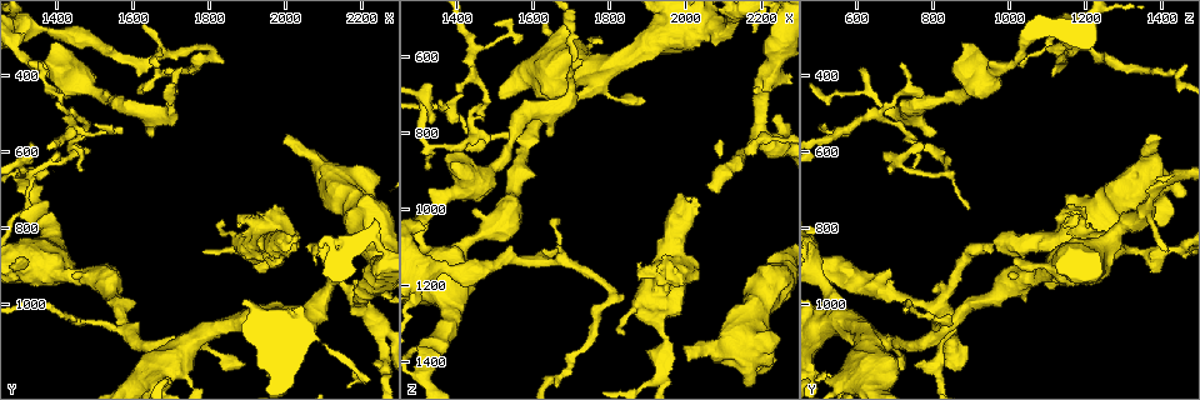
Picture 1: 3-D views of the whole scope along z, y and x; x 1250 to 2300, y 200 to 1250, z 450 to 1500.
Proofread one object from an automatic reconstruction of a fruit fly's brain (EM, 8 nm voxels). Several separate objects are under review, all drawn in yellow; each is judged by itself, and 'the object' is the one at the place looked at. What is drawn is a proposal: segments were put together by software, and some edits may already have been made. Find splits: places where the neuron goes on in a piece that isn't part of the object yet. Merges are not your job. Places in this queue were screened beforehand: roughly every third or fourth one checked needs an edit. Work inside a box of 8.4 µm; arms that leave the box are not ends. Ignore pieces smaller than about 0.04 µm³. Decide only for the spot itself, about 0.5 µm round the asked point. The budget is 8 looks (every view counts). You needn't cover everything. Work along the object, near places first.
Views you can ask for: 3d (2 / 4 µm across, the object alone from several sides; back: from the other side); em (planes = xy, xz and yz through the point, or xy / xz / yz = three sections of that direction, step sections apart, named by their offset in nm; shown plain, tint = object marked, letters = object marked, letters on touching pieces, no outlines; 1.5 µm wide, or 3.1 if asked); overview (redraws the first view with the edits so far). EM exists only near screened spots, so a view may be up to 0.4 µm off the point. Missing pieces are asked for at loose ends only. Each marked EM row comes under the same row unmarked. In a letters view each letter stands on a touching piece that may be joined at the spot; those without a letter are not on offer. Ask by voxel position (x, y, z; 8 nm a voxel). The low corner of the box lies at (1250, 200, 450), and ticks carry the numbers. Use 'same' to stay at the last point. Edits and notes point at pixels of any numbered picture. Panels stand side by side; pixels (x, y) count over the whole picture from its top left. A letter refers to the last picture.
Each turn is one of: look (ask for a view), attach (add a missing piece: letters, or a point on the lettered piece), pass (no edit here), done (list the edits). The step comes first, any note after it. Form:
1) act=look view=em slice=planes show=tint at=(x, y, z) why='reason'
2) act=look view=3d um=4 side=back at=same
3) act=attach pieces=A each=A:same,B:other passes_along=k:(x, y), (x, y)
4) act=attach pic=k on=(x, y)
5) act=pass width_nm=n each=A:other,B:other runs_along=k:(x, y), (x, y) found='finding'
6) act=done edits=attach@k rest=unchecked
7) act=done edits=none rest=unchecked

act=look view=3d um=4 at=(1895, 1155, 715) why='an open end'

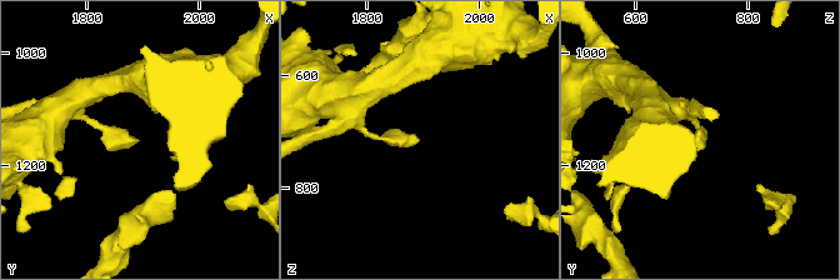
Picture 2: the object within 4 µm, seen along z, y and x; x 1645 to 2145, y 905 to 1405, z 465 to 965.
act=look view=em slice=xz step=8 show=tint at=(1895, 1155, 715)

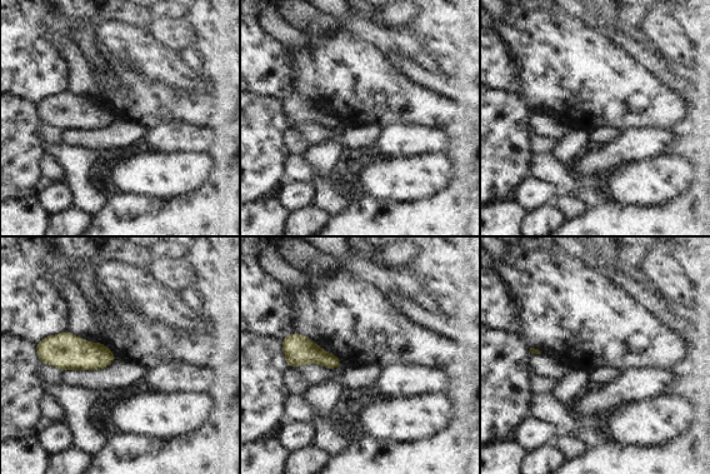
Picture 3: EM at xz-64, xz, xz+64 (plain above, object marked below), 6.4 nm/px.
act=look view=em slice=planes show=letters at=same why='another direction'

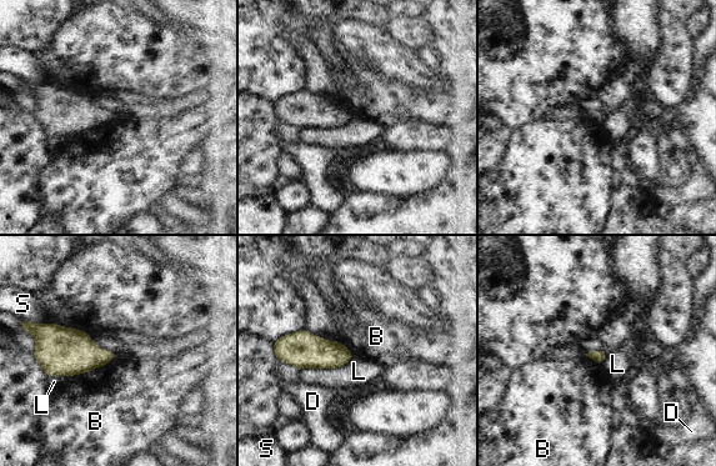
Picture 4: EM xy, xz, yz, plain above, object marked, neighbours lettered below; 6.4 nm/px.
act=pass each=B:other,D:other,L:other,S:other border=4:(118, 356), (104, 365), (69, 376) found='none of them fits'

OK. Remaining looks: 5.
act=look view=3d um=2 at=(1320, 745, 900)

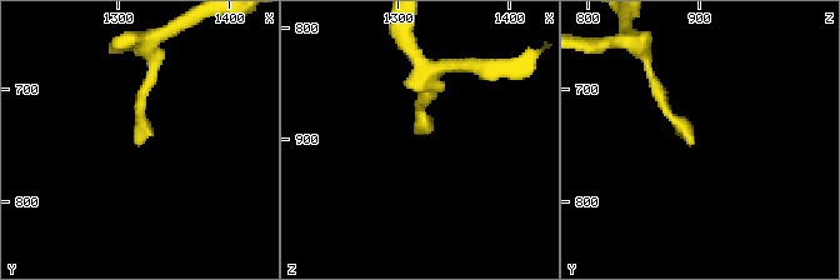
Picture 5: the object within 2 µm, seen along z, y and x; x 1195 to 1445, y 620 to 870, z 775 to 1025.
act=look view=em slice=xy step=8 show=letters at=(1318, 748, 896)

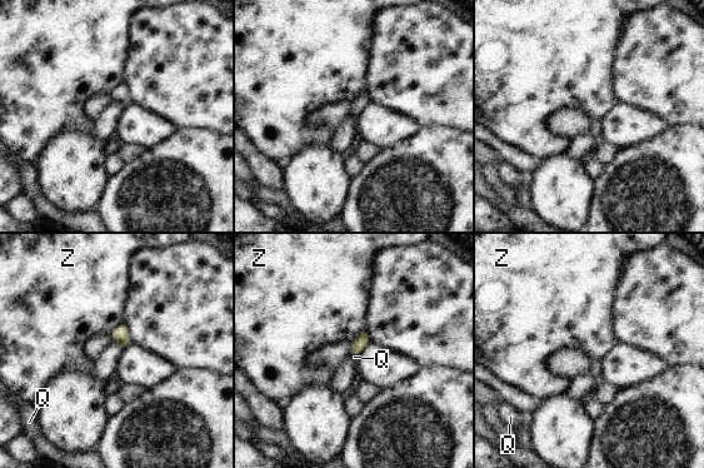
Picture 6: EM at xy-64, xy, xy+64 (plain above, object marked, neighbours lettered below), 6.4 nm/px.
act=look view=em slice=planes show=letters at=same

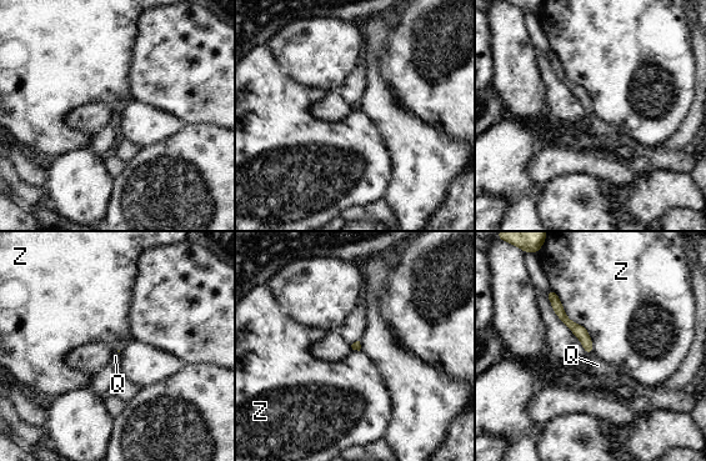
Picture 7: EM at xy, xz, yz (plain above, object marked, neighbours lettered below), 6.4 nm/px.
act=attach pieces=Q each=Q:same,Z:other passes_along=7:(580, 331), (590, 352), (597, 365) found='it goes on there'

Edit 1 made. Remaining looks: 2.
act=look view=3d um=2 side=back at=(2000, 560, 1395)

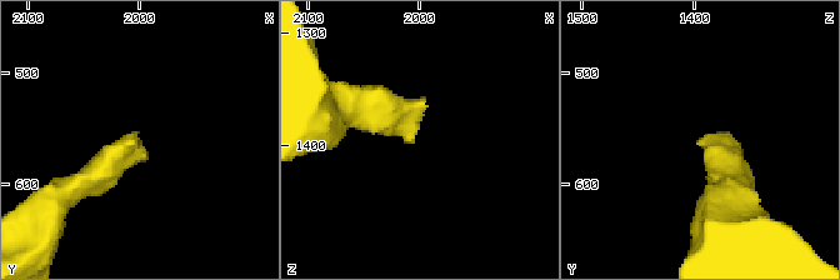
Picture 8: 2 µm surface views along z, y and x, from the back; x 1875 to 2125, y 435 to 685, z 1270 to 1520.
act=look view=em slice=planes show=letters at=(2002, 564, 1394) why='shape alone is not enough'

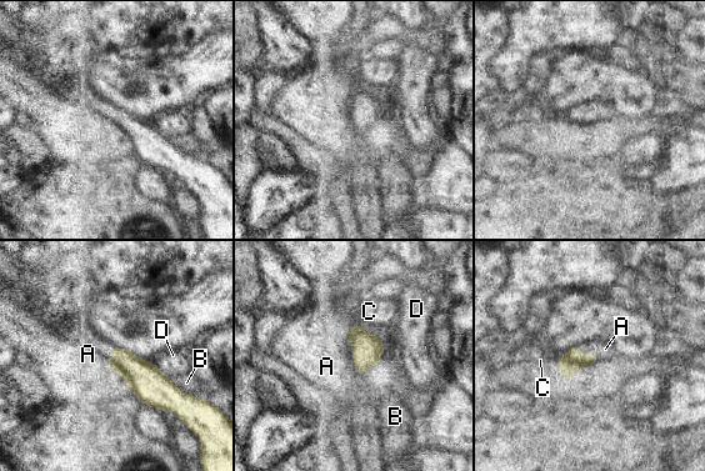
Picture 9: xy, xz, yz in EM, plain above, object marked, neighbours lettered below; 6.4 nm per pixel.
act=attach pieces=A longest_contact=A:300nm each=A:same,B:other,C:other,D:other passes_along=9:(368, 350), (353, 350), (326, 366) found='it goes on there'

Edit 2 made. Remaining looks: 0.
act=done edits=attach@7,attach@9 rest=unchecked

